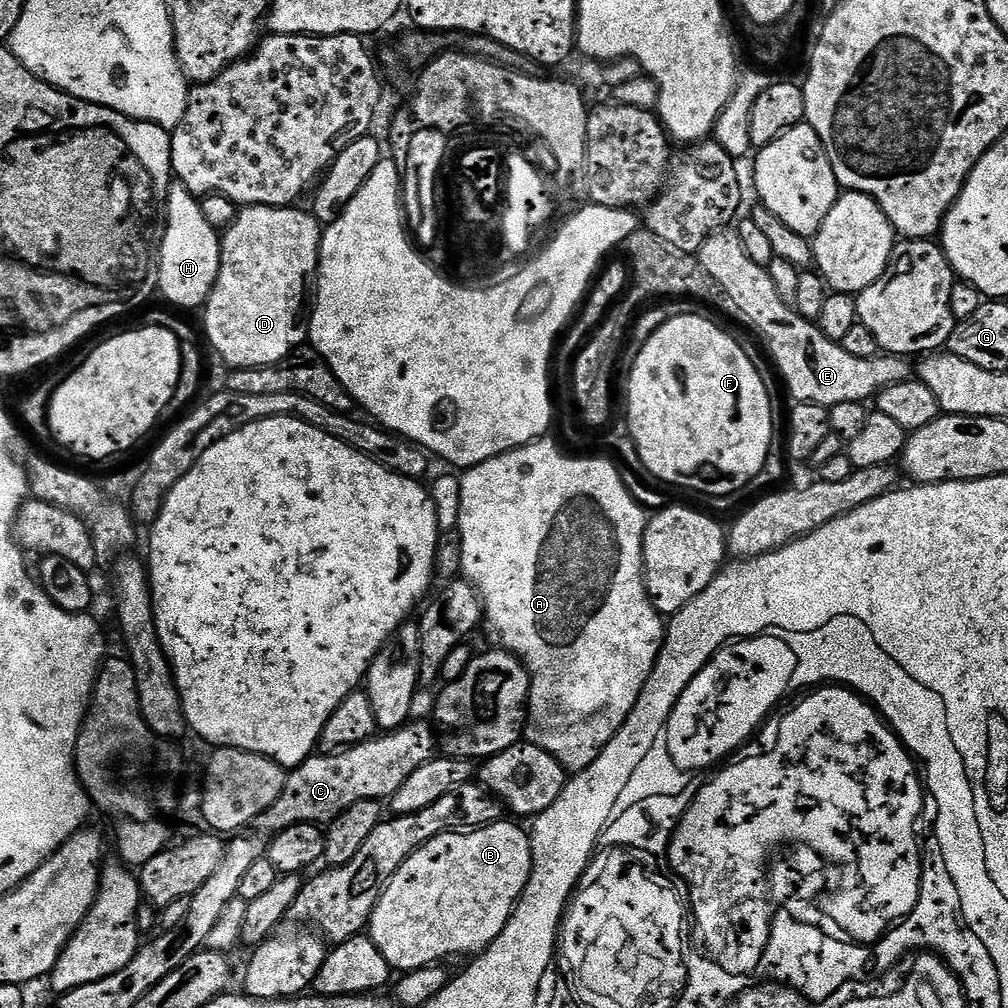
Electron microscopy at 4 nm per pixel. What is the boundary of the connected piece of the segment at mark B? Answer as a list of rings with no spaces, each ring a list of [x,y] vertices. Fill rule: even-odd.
[[[497,822],[485,828],[443,832],[416,849],[393,876],[368,919],[367,935],[382,950],[382,958],[397,973],[413,972],[447,961],[447,956],[475,957],[502,934],[532,873],[532,842],[527,831],[516,824]]]

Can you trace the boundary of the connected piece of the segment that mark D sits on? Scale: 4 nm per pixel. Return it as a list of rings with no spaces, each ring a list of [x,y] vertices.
[[[261,204],[244,206],[239,209],[236,221],[222,232],[220,241],[220,269],[218,278],[214,282],[212,292],[208,296],[208,303],[203,305],[204,312],[204,332],[208,335],[208,340],[212,343],[212,352],[224,359],[229,369],[257,368],[258,366],[270,366],[278,364],[282,358],[286,358],[296,348],[301,347],[310,336],[310,320],[306,315],[306,305],[310,300],[310,282],[315,281],[316,273],[320,267],[320,237],[322,235],[322,225],[311,211],[299,212],[299,207],[289,206],[287,208],[267,208]]]

